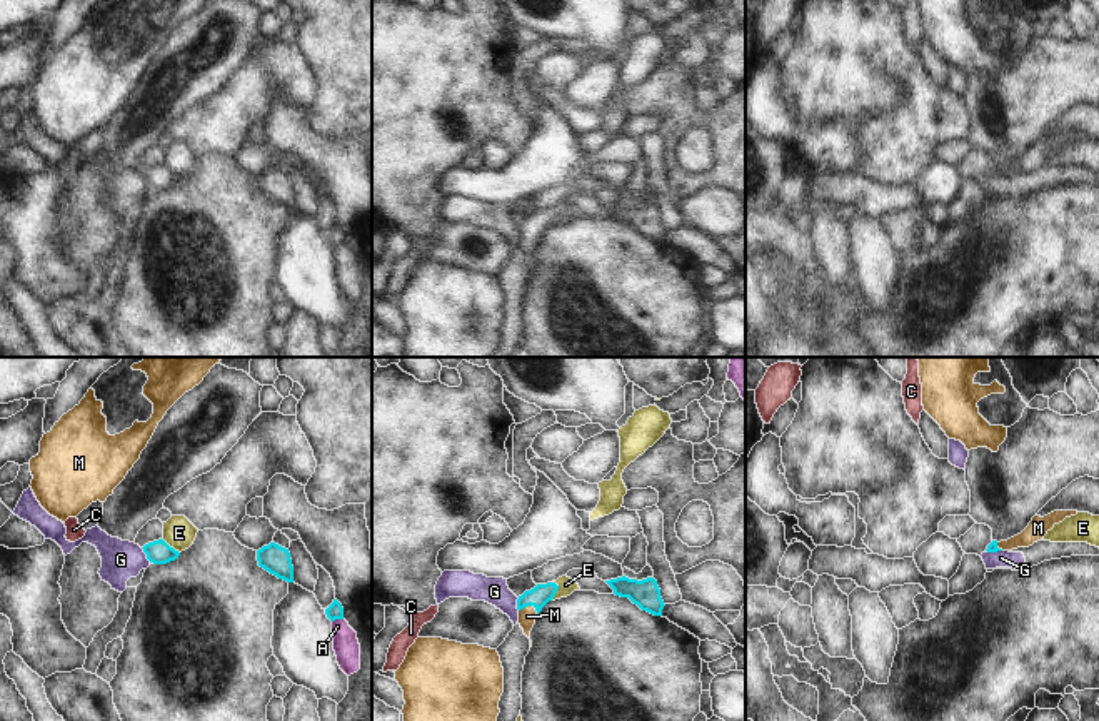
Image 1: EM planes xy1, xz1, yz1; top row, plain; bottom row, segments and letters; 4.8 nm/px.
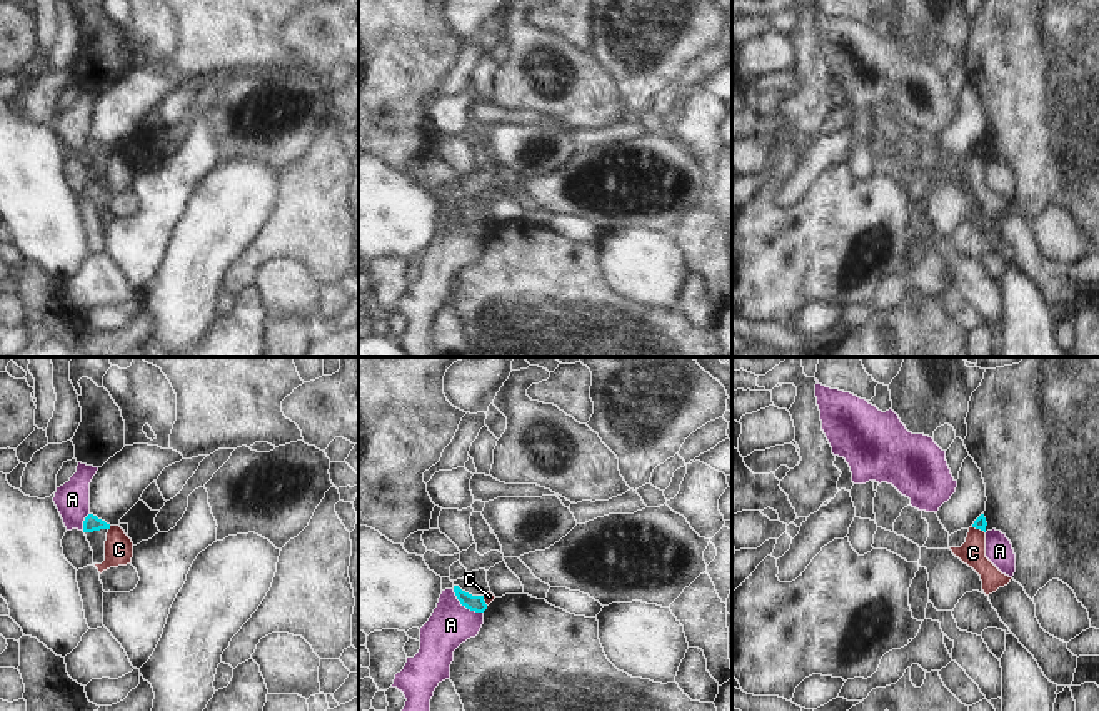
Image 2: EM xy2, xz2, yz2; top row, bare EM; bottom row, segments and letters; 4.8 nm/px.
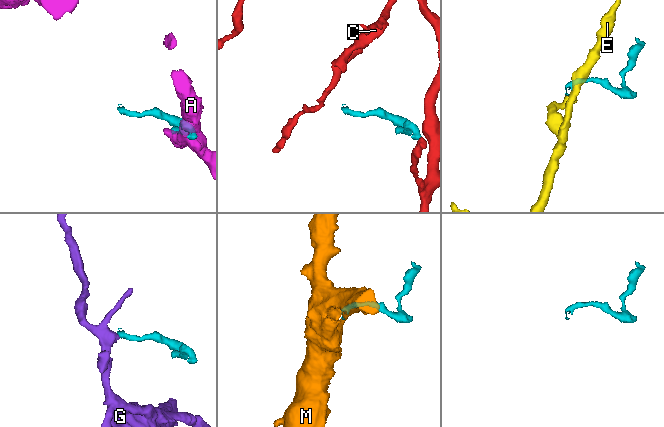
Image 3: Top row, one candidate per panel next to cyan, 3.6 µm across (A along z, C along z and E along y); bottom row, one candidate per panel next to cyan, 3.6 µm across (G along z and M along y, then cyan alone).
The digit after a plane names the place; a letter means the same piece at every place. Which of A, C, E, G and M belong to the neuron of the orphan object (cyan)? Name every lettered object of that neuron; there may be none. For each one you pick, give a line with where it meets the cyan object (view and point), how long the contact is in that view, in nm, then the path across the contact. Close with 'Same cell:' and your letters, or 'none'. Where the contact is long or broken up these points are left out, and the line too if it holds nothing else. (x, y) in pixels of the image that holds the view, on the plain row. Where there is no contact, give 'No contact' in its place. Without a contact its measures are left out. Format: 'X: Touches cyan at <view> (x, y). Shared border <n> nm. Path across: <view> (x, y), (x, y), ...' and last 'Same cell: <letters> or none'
M: Touches cyan at xz1 (529, 231). Shared border 100 nm. Path across: xz1 (541, 221), (529, 231), (527, 242)
Same cell: M.

